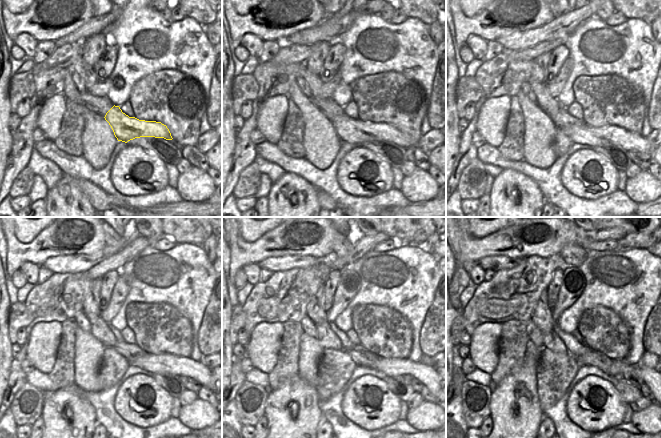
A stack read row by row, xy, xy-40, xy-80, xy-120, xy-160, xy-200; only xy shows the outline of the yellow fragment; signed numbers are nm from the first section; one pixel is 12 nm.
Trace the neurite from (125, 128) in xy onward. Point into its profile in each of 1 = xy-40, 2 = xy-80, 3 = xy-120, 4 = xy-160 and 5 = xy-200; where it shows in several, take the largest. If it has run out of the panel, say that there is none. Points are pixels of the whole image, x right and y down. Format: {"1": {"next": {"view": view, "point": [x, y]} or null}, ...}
{"1": {"next": {"view": "xy-40", "point": [353, 130]}}, "2": {"next": {"view": "xy-80", "point": [585, 134]}}, "3": {"next": {"view": "xy-120", "point": [168, 363]}}, "4": {"next": {"view": "xy-160", "point": [389, 366]}}, "5": {"next": {"view": "xy-200", "point": [649, 376]}}}

